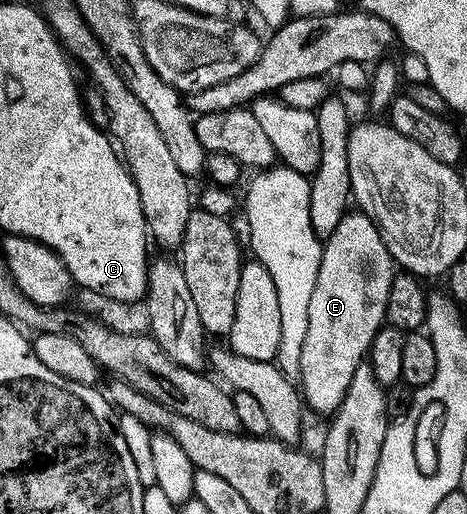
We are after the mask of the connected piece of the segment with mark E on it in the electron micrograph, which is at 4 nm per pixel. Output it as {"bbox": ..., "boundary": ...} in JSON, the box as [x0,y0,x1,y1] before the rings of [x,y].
{"bbox":[298,209,397,416],"boundary":[[[358,209],[348,210],[341,217],[337,229],[333,230],[323,243],[321,269],[317,269],[317,285],[313,285],[313,297],[309,297],[309,330],[305,332],[305,345],[301,347],[298,382],[306,406],[319,415],[334,416],[338,411],[353,373],[368,358],[373,337],[384,326],[386,305],[390,289],[397,278],[397,266],[394,257],[386,247],[386,241],[379,227]]]}

